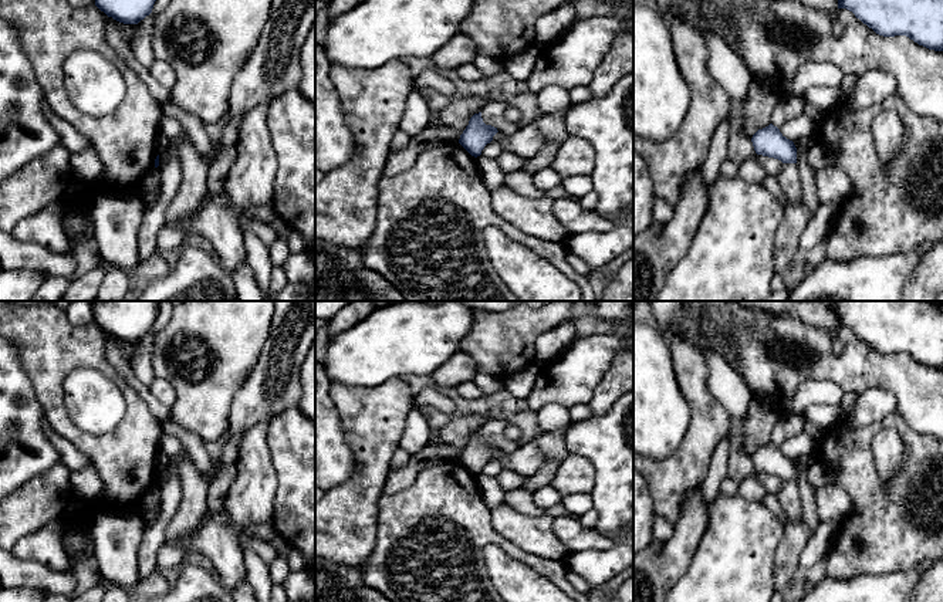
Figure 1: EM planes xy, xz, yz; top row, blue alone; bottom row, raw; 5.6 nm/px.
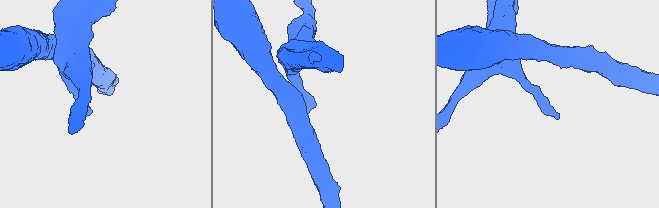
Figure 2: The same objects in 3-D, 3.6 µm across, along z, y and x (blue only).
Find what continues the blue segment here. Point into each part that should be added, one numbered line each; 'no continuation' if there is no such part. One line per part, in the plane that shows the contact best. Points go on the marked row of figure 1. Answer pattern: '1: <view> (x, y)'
no continuation

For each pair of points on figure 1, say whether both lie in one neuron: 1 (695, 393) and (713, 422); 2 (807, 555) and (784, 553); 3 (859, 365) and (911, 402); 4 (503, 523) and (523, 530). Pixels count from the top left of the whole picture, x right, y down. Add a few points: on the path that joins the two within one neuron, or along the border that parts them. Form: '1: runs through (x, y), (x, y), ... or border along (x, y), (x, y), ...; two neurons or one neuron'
1: runs through (700, 401), (707, 415); one neuron
2: border along (810, 535), (800, 557), (800, 570); two neurons
3: runs through (872, 369), (882, 371), (901, 389); one neuron
4: runs through (507, 523), (519, 528); one neuron

